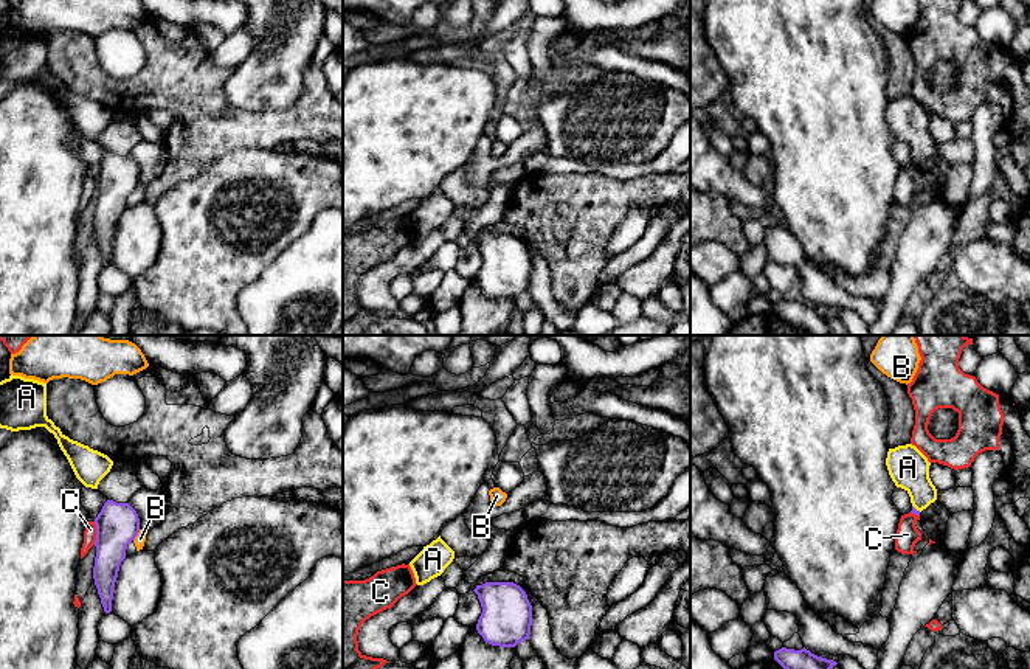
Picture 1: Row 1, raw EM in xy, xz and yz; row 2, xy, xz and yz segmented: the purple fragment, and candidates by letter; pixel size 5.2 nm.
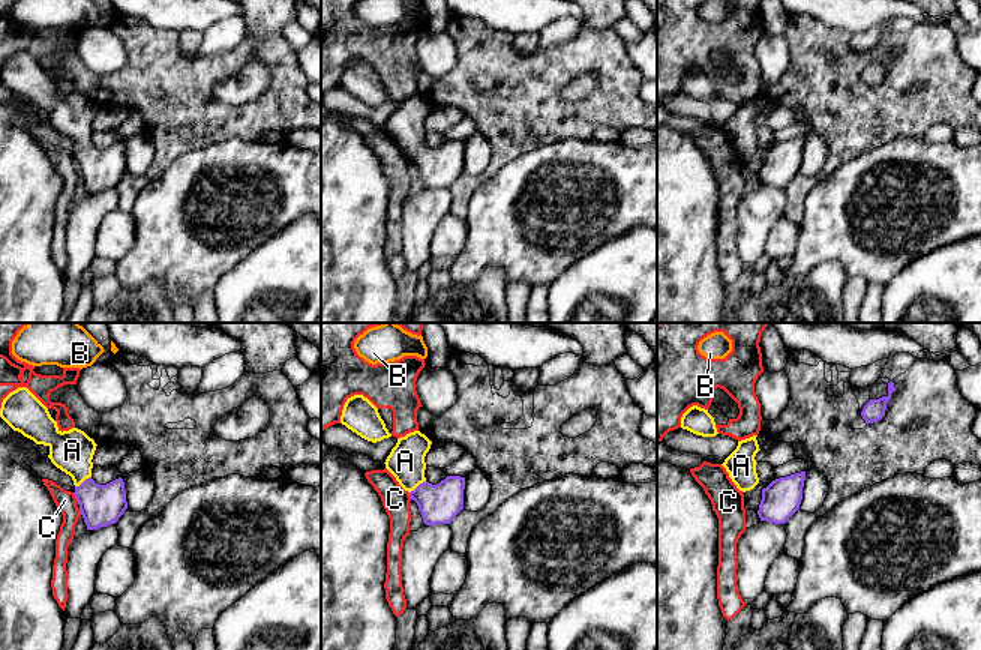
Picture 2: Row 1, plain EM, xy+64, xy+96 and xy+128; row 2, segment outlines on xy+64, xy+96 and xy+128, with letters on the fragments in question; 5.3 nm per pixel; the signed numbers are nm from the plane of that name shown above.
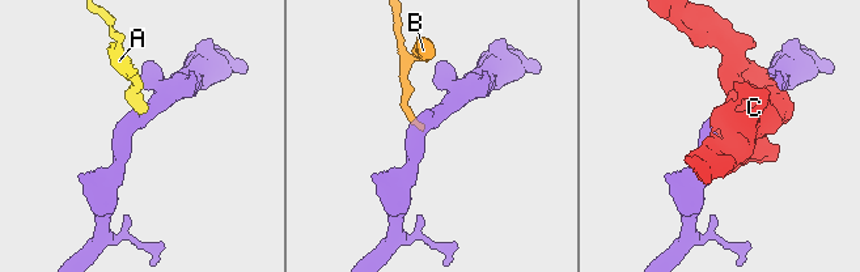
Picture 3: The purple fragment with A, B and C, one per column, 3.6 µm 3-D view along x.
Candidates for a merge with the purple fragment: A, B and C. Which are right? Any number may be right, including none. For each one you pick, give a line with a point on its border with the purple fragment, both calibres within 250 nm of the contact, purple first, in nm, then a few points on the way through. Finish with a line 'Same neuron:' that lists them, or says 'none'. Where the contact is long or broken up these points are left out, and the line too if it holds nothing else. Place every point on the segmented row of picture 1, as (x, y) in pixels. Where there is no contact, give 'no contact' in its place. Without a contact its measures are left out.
A: meets purple in yz at (915, 509); 30 nm thick on the purple side, 200 nm on the other; runs through yz (914, 511), (915, 509), (917, 481), (908, 467)
Same neuron: A

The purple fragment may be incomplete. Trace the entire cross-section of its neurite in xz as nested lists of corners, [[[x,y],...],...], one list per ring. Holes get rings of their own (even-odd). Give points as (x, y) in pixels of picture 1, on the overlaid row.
[[[486,582],[473,590],[482,607],[476,630],[486,643],[515,647],[529,640],[532,605],[526,591],[513,582]]]

